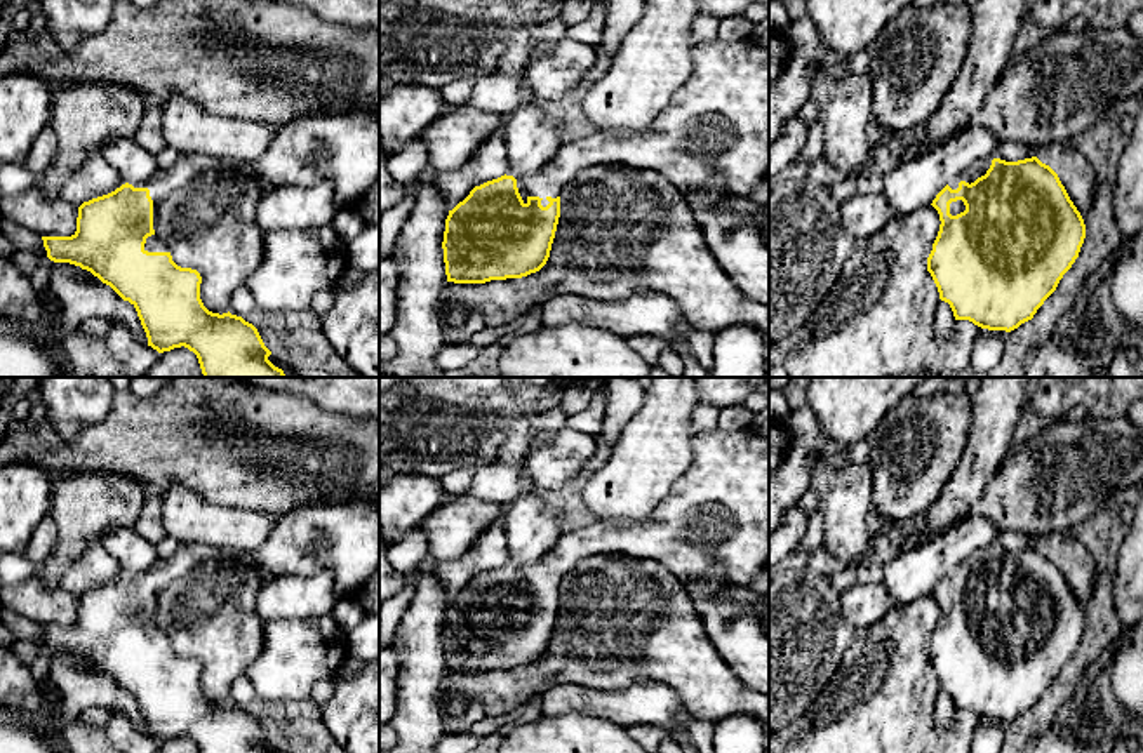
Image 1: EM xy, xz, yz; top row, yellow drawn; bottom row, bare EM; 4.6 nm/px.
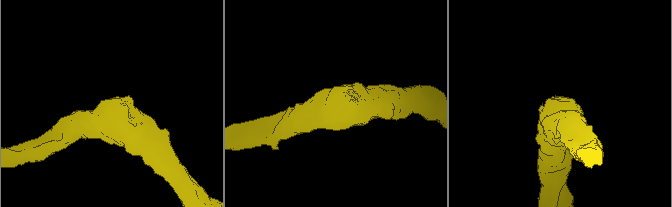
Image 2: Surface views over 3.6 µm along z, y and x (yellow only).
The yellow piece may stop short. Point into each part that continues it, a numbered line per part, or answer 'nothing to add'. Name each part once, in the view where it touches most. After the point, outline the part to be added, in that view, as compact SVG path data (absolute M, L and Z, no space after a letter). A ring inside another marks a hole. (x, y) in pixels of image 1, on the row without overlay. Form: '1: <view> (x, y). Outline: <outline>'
1: xz (717, 513). Outline: M719 428L692 436L692 457L687 470L673 482L666 499L656 508L647 523L595 522L588 527L564 532L558 541L538 562L518 563L508 558L506 565L517 569L518 583L527 593L529 586L539 586L546 596L548 586L560 586L562 579L585 558L600 553L623 553L632 558L659 562L682 584L706 576L715 565L722 567L722 579L731 588L750 588L769 560L769 436L750 428L722 431Z

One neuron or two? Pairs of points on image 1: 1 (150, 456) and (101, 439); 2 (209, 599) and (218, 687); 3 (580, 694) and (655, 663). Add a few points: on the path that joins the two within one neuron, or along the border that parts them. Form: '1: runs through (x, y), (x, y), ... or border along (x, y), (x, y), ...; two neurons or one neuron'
1: runs through (138, 444), (113, 442); one neuron
2: runs through (214, 621), (218, 625), (218, 665); one neuron
3: border along (580, 684), (590, 687); two neurons

